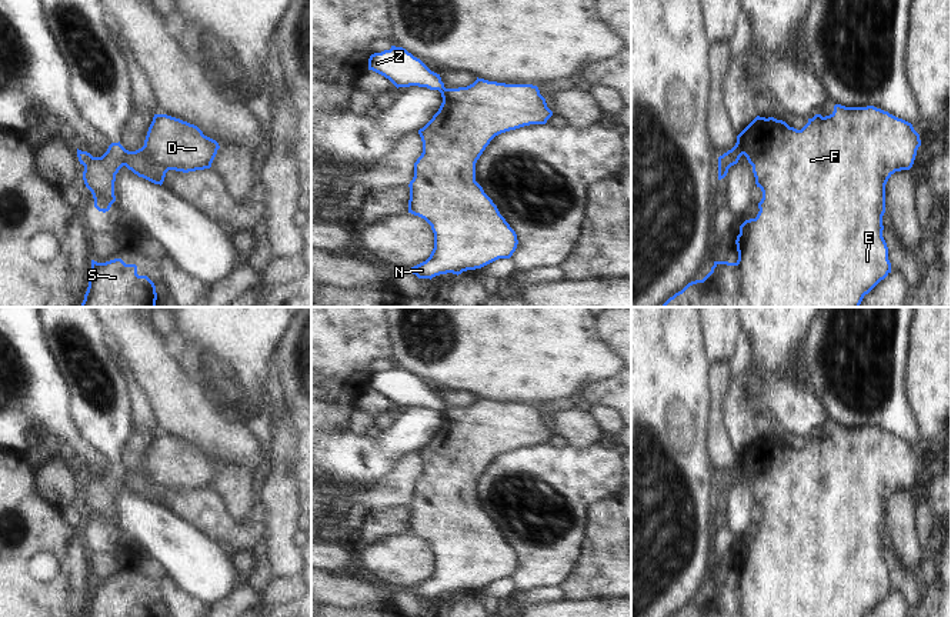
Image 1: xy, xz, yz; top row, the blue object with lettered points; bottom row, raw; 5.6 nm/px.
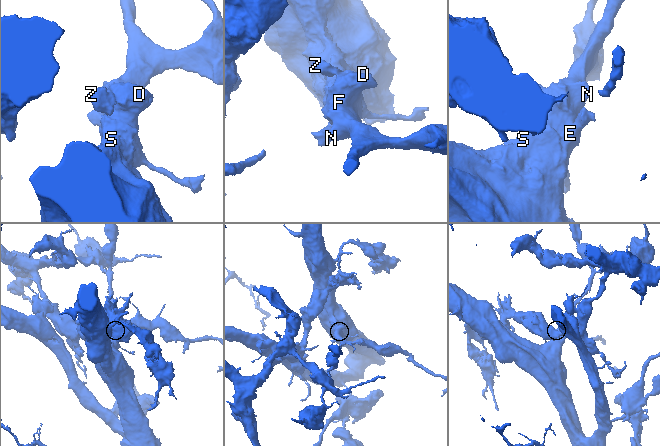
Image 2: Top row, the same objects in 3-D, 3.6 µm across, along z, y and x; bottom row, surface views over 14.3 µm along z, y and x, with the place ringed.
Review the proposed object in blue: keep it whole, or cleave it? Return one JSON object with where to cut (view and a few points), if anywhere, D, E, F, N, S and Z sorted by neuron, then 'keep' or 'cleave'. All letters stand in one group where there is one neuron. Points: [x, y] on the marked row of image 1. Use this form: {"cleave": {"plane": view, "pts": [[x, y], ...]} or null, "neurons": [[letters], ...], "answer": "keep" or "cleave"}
{"cleave": {"plane": "yz", "pts": [[733, 149], [730, 164]]}, "neurons": [["D", "E", "F", "N", "S"], ["Z"]], "answer": "cleave"}

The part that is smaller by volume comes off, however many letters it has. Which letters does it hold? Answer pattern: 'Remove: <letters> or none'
Remove: Z

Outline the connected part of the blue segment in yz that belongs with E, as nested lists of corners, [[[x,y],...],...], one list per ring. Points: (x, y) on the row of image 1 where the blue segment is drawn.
[[[835,104],[830,116],[815,114],[801,130],[757,116],[737,136],[731,151],[731,166],[744,154],[763,191],[757,217],[740,226],[738,260],[714,261],[703,280],[688,283],[663,307],[860,307],[864,296],[891,273],[882,237],[885,184],[895,171],[912,167],[920,146],[911,123],[874,106]]]

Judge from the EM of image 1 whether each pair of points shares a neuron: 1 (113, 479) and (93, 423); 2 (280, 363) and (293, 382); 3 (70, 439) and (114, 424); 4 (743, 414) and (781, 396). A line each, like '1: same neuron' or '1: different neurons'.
1: same neuron
2: same neuron
3: different neurons
4: different neurons

